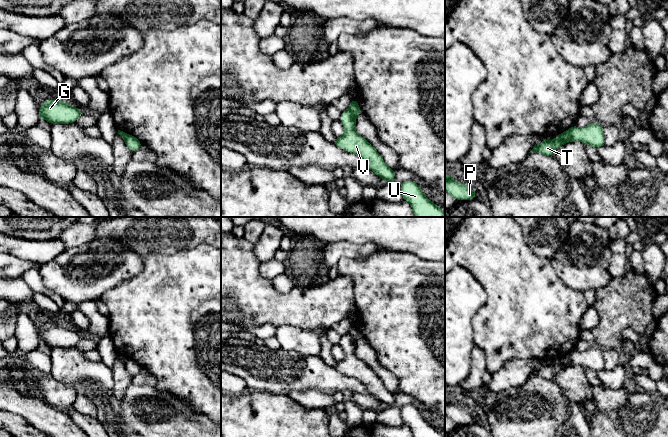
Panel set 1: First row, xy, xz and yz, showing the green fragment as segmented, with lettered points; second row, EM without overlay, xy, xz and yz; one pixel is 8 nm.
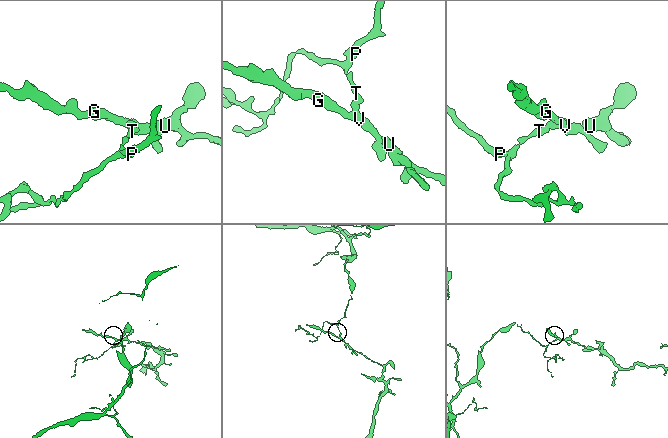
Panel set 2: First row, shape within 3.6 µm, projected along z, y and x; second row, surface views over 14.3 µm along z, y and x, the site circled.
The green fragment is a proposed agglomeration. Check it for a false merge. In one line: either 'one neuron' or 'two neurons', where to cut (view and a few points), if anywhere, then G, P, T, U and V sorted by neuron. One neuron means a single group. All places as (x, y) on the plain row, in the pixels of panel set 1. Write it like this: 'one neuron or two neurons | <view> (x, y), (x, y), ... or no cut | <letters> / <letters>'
two neurons | xz (348, 332), (355, 340) | G U V / P T

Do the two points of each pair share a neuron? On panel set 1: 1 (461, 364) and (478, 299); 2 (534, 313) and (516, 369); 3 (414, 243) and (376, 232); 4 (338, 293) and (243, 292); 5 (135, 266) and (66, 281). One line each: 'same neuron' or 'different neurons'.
1: same neuron
2: different neurons
3: same neuron
4: same neuron
5: same neuron

